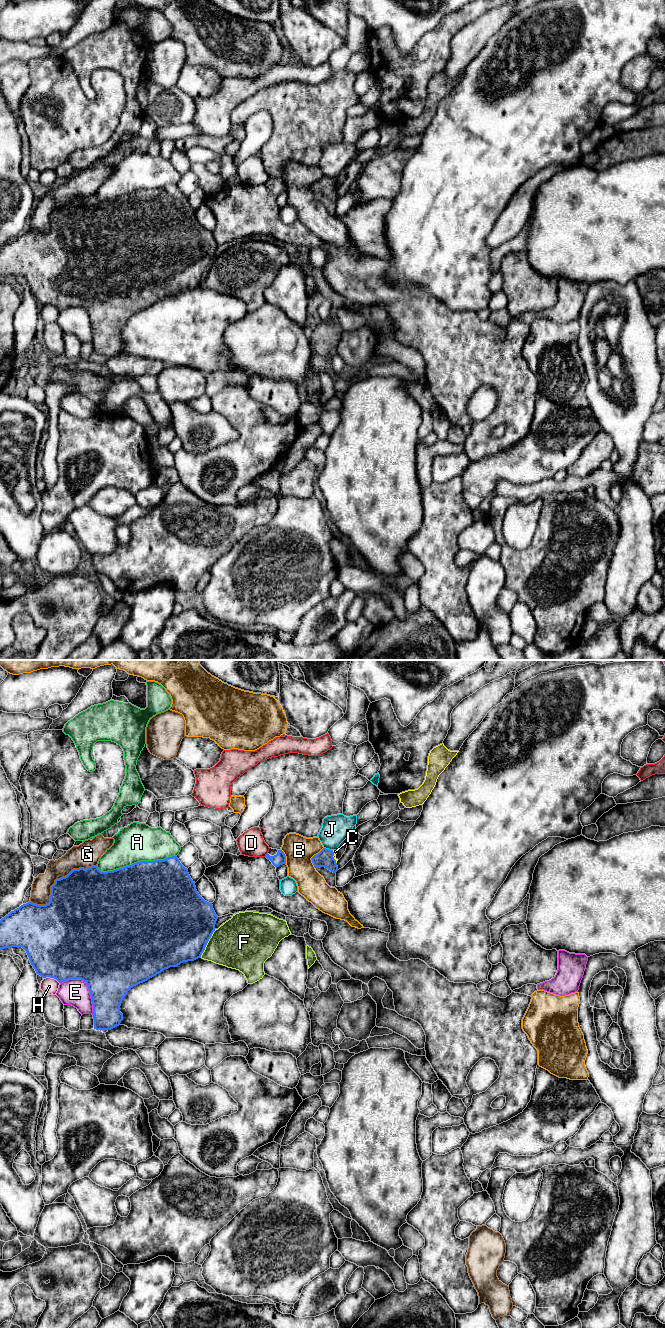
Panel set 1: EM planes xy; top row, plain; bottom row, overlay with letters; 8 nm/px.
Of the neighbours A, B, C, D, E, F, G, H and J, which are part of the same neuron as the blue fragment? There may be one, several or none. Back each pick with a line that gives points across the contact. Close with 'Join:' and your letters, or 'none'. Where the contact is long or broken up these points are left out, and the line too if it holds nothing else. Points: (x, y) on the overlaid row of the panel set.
C: way xy (324, 858), (333, 857), (335, 851)
Join: C

